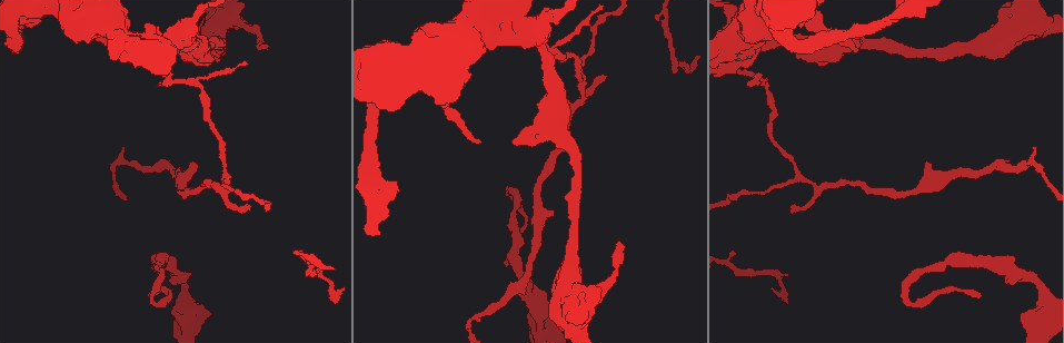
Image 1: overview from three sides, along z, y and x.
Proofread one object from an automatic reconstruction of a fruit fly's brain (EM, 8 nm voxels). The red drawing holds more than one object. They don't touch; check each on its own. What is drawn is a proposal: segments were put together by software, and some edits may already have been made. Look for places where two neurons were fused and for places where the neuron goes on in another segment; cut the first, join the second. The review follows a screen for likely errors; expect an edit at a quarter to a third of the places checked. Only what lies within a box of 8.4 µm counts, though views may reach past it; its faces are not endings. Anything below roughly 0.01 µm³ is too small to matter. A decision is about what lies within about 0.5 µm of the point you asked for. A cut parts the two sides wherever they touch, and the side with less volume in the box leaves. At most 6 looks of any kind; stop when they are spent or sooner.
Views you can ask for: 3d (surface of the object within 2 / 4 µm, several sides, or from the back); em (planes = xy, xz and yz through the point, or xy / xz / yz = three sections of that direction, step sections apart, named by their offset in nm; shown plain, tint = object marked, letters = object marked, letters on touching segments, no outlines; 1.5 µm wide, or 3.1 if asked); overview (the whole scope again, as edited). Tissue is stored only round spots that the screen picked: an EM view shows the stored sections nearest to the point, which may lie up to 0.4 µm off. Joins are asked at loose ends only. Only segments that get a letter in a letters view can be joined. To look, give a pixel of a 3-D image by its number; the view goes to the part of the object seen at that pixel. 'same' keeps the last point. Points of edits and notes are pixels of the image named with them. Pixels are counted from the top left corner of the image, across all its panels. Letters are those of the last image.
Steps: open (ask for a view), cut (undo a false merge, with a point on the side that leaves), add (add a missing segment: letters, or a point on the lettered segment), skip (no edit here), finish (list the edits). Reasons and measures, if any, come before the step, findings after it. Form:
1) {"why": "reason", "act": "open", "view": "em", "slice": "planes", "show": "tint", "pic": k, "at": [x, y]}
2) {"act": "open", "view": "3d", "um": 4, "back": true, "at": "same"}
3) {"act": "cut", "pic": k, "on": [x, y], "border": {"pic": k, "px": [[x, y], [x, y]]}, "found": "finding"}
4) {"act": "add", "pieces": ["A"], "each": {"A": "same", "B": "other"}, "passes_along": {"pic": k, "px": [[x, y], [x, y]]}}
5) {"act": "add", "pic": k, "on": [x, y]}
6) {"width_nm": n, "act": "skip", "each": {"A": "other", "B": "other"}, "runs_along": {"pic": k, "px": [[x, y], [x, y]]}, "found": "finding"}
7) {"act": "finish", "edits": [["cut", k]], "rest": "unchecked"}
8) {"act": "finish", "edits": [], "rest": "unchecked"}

{"why": "long arm stops here", "act": "open", "view": "em", "slice": "planes", "show": "letters", "pic": 1, "at": [506, 267]}

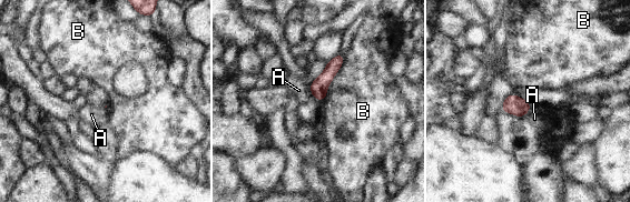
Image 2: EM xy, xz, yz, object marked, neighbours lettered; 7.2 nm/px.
{"longest_contact_nm": ["B", 400], "act": "skip", "each": {"A": "other", "B": "other"}, "found": "no lettered segment goes on from it"}

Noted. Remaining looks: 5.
{"why": "abrupt turn", "act": "open", "view": "em", "slice": "xz", "step": 8, "show": "tint", "pic": 1, "at": [508, 192]}

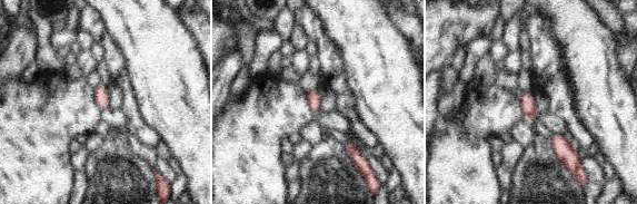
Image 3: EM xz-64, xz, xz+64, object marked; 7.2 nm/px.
{"why": "another direction", "act": "open", "view": "em", "slice": "planes", "show": "tint", "at": "same"}

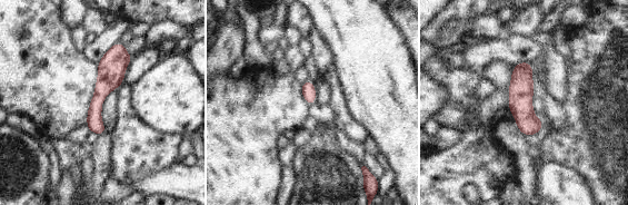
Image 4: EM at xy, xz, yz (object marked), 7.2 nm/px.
{"act": "open", "view": "em", "slice": "planes", "show": "letters", "at": "same"}

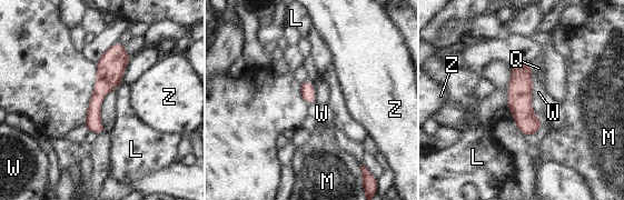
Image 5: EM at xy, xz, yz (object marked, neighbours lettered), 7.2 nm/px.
{"width_nm": 100, "act": "skip", "each": {"L": "other", "M": "other", "Q": "other", "W": "other", "Z": "other"}, "border": {"pic": 5, "px": [[533, 87], [532, 109], [535, 112]]}, "found": "one neuron here"}

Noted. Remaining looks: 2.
{"why": "free end", "act": "open", "view": "em", "slice": "planes", "show": "letters", "pic": 1, "at": [857, 52]}

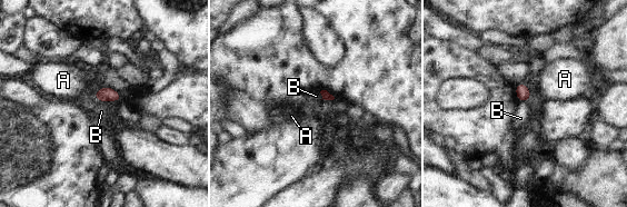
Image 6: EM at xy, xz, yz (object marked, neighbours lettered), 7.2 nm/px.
{"act": "skip", "each": {"A": "other", "B": "other"}, "border": {"pic": 6, "px": [[518, 100], [528, 101]]}, "found": "no lettered segment goes on from it"}

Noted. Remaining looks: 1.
{"act": "finish", "edits": [], "rest": "unchecked"}

